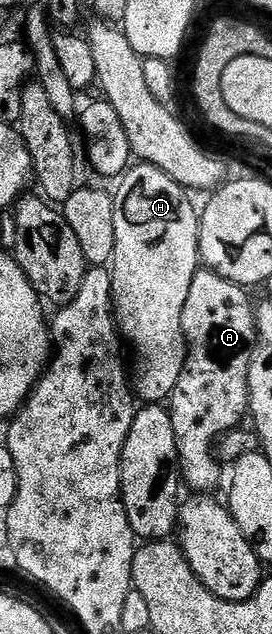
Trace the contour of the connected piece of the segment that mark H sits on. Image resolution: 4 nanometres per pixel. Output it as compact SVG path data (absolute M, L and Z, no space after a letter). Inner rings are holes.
M136 162L123 172L118 183L119 188L113 191L113 222L117 228L117 245L115 256L109 264L115 321L130 350L131 347L135 350L133 390L136 396L144 404L163 405L170 400L173 389L177 389L177 381L181 381L187 360L187 342L183 336L181 313L189 298L189 285L193 285L193 277L201 270L199 217L194 213L191 203L193 199L188 189L151 163Z

